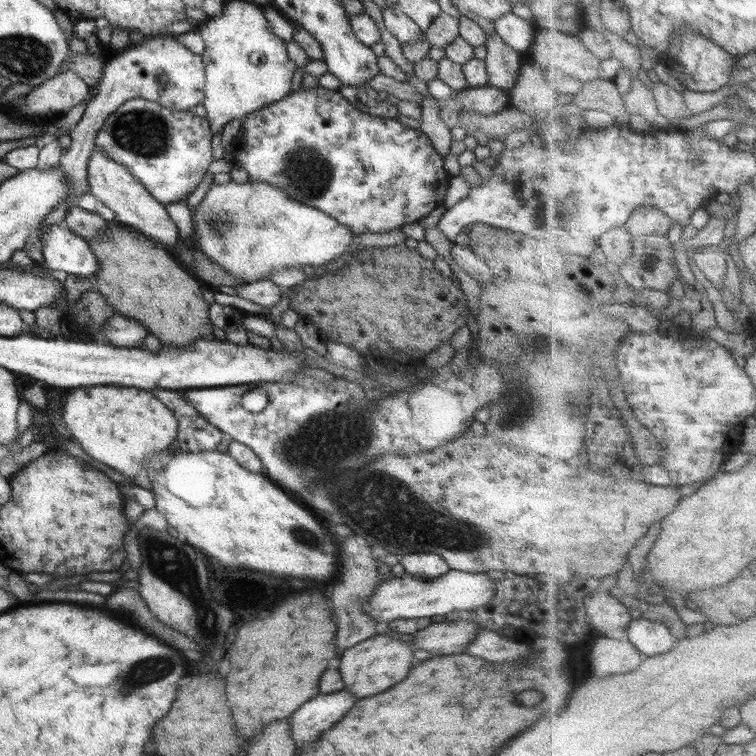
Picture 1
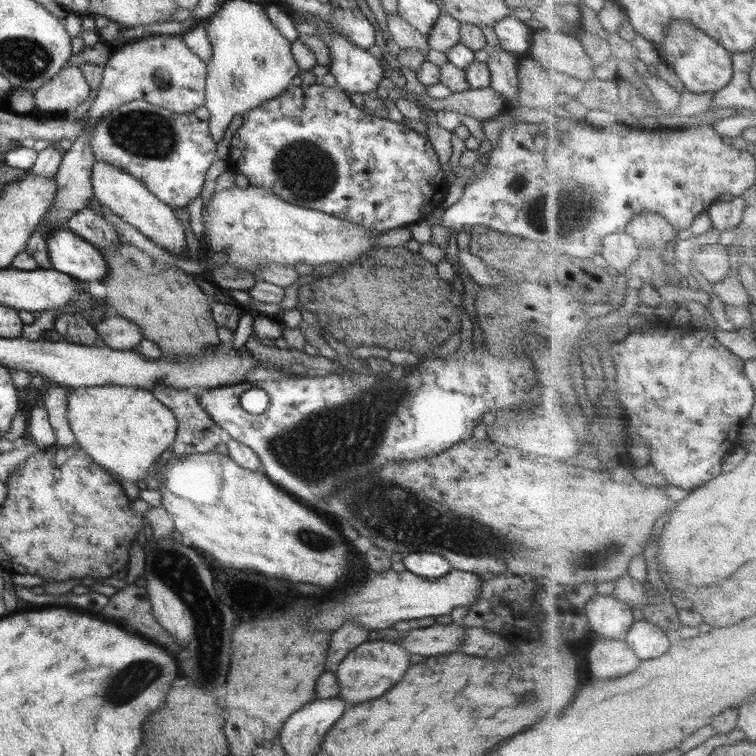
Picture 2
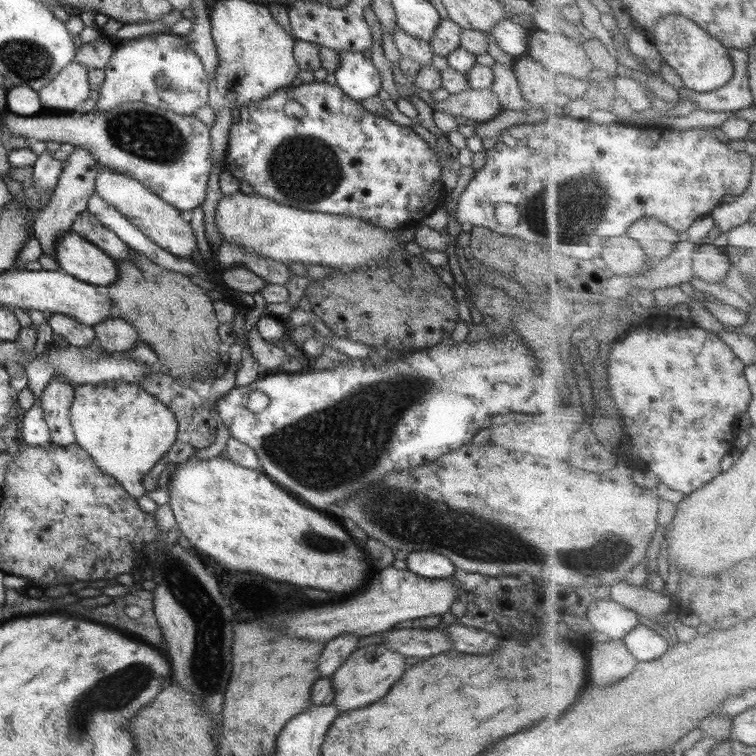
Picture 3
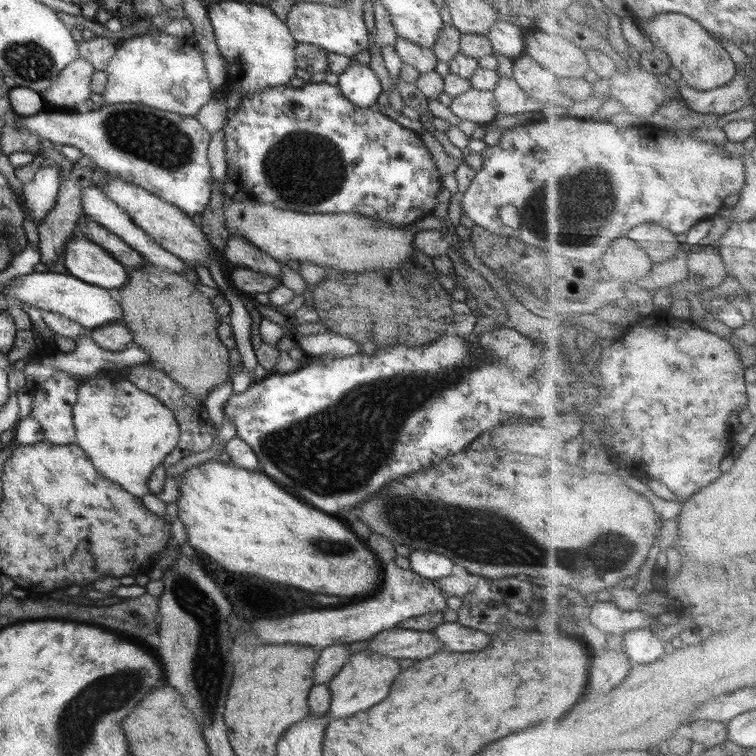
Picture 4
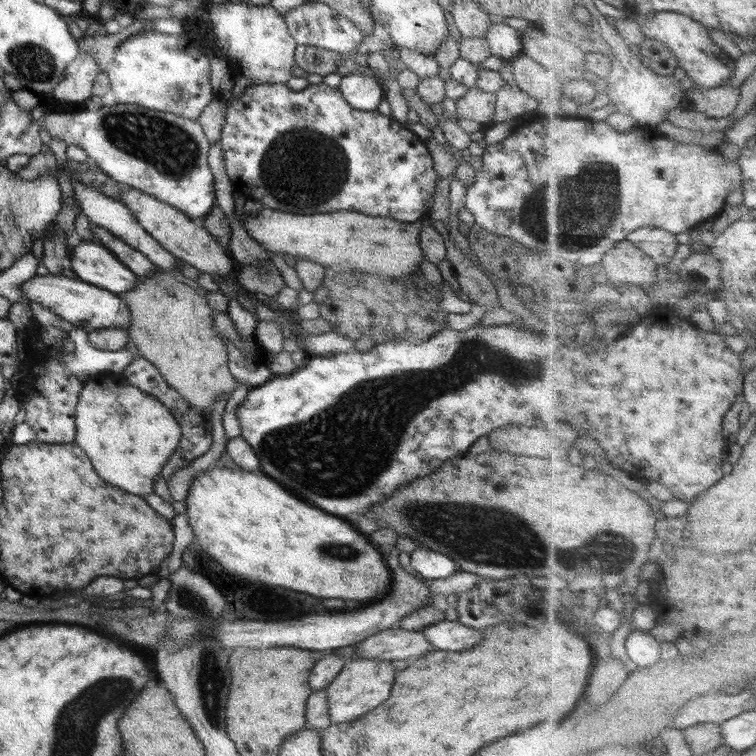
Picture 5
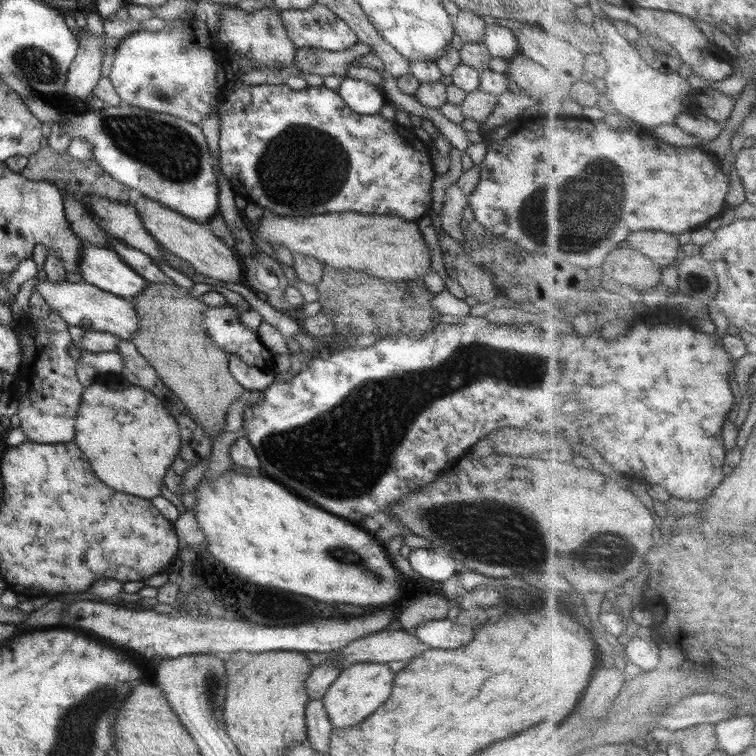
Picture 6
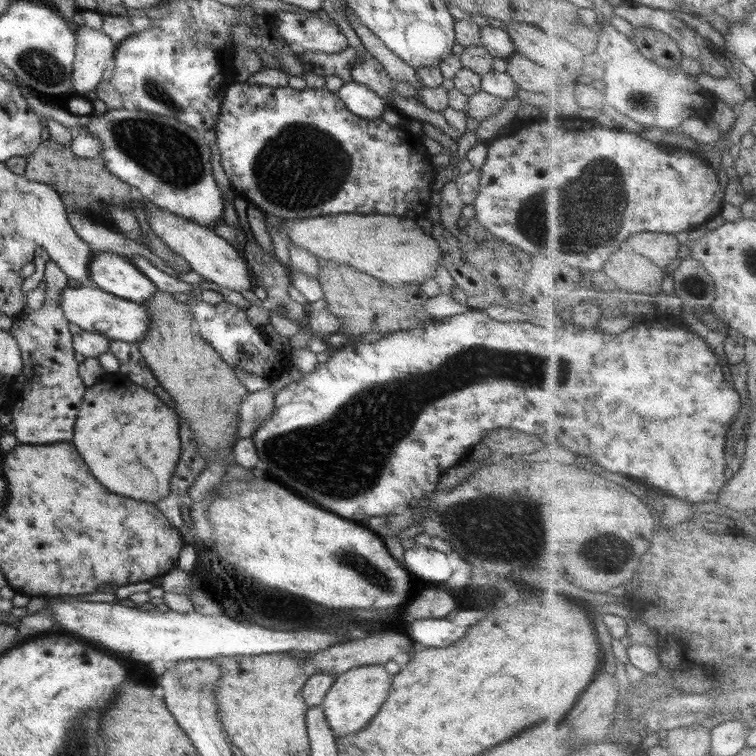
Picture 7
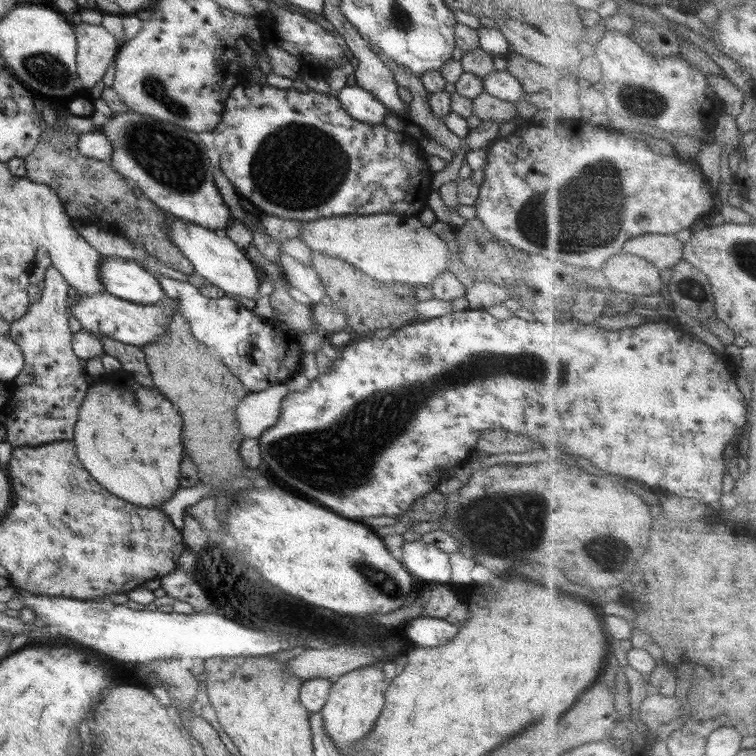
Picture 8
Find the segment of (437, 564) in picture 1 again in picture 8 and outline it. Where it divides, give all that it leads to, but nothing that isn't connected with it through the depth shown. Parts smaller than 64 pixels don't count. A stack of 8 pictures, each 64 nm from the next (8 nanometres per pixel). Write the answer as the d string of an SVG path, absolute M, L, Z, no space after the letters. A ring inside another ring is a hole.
M422 539L402 544L402 564L416 579L429 584L448 583L452 567L448 553Z

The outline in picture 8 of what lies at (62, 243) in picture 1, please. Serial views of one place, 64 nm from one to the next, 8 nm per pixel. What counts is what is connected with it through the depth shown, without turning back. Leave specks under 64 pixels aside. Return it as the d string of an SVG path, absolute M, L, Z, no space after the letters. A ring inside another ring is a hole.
M104 257L100 275L106 291L118 299L133 304L157 305L166 298L155 276L136 260Z

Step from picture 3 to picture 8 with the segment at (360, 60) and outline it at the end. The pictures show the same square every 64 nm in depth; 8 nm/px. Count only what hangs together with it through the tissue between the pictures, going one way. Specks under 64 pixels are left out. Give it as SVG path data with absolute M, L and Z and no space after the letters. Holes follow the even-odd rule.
M360 85L344 86L336 93L344 110L366 124L383 124L384 118L390 112L374 94L364 90Z

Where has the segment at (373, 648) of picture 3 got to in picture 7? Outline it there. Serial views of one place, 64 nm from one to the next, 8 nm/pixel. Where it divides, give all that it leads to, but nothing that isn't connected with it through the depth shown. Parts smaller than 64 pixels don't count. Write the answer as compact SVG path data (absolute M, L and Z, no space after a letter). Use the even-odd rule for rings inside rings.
M384 665L358 666L340 674L322 700L322 711L335 739L360 733L371 724L390 690L390 674Z

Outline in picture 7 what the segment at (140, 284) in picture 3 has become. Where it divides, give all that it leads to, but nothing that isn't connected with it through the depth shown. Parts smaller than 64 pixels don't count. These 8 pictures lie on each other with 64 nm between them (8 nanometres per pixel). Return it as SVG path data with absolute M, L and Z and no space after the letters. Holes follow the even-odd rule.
M156 290L156 293L152 299L141 303L150 314L150 330L144 338L140 338L136 342L139 351L160 386L172 396L172 400L176 404L176 412L184 420L188 420L188 426L192 430L192 438L200 446L200 454L206 458L206 462L210 462L214 456L216 458L222 456L230 462L230 465L233 465L235 462L232 446L239 439L236 435L239 427L237 423L238 406L243 401L244 396L249 393L249 390L237 378L235 370L224 362L224 358L202 336L198 336L194 332L194 318L188 313L189 303L183 301L180 297L167 294L168 292Z

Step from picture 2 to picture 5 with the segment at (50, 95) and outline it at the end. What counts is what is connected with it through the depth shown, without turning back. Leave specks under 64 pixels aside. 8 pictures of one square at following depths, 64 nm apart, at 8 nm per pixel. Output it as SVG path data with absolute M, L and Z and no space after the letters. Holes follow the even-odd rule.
M79 51L78 56L65 69L62 82L50 92L52 98L72 106L81 105L86 98L93 96L94 80L100 72L94 56Z

